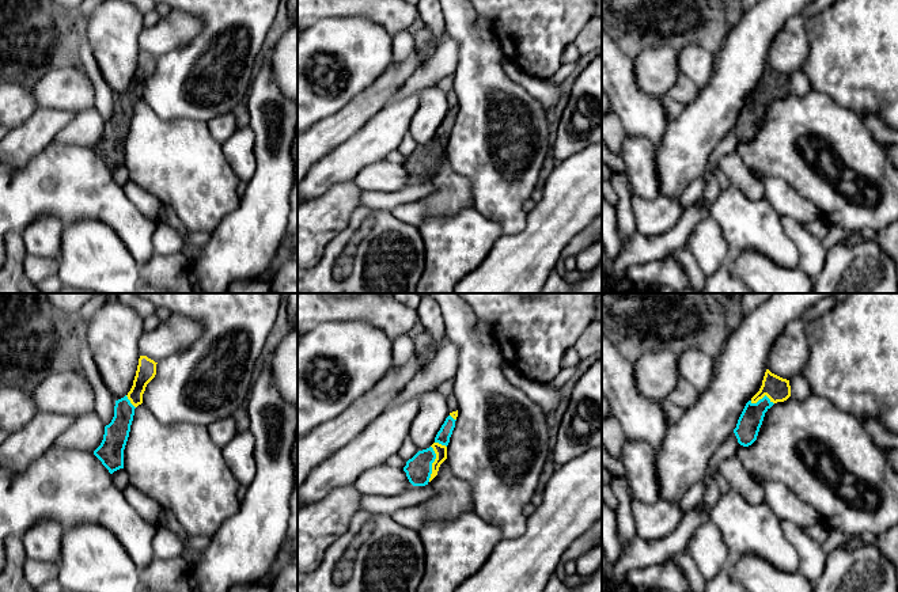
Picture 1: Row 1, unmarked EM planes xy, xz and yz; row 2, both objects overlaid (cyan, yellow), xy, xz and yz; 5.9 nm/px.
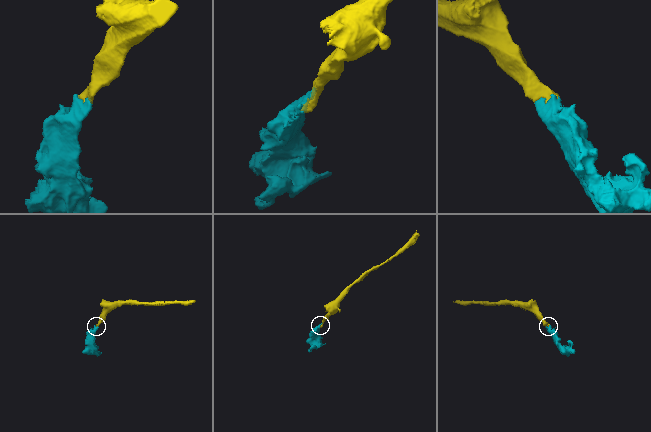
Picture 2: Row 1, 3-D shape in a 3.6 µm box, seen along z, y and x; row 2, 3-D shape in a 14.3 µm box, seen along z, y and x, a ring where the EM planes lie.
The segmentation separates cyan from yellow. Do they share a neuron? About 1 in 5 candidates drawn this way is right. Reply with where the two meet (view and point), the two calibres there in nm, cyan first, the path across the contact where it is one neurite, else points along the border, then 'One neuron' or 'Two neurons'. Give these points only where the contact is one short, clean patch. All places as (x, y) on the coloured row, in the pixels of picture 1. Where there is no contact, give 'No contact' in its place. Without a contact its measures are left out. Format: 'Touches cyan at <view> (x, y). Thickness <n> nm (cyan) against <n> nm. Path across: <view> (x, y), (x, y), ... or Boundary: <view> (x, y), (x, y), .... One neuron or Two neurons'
Touches cyan at xz (432, 462). Thickness 160 nm (cyan) against 70 nm. One neuron

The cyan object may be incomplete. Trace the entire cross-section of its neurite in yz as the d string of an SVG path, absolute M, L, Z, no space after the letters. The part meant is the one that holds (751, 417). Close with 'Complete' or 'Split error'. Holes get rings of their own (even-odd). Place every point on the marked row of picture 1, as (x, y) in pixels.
M766 369L759 391L746 403L734 433L743 447L751 445L758 436L765 413L777 402L791 396L789 380Z. Split error

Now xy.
M140 356L133 386L124 398L115 401L114 417L105 426L103 440L94 451L94 455L110 474L124 468L124 449L129 437L134 409L143 403L145 387L156 375L156 364L147 356Z. Split error

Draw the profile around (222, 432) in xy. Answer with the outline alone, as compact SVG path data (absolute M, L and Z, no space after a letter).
M234 417L215 421L209 424L206 429L212 441L219 447L224 447L226 444L228 444L232 437L238 433Z

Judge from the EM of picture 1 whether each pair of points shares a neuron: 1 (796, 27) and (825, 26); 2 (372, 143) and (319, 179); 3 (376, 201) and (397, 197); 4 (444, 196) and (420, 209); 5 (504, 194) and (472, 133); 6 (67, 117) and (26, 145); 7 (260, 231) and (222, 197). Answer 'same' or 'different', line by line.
1: different
2: same
3: same
4: same
5: same
6: same
7: different

